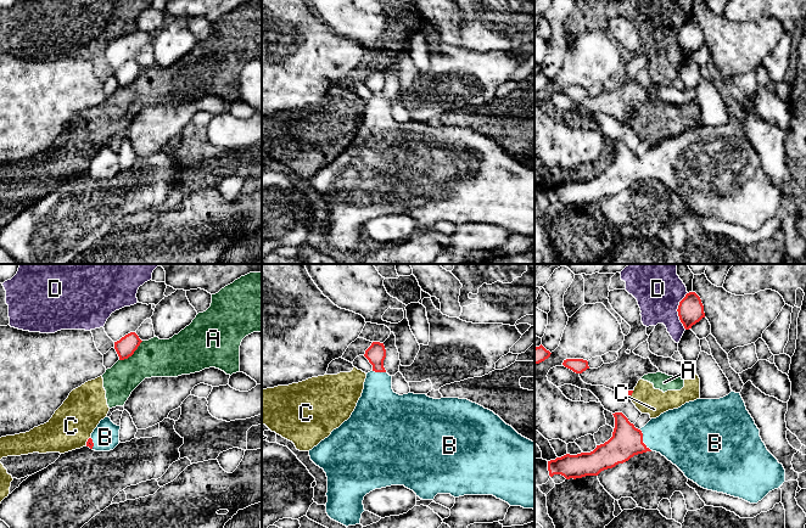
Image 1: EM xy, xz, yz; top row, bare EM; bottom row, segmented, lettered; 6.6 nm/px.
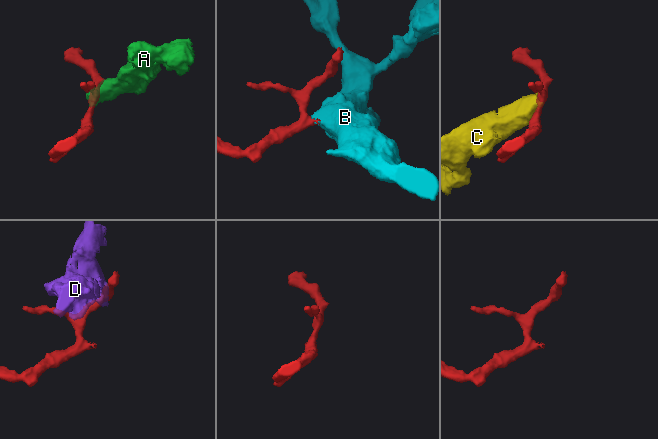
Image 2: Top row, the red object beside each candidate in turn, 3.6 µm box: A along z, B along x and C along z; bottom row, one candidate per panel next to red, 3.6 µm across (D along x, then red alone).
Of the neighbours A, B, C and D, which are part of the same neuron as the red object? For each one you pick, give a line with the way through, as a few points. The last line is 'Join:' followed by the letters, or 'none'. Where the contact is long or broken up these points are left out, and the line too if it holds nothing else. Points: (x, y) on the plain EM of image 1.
B: across yz (627, 168), (642, 168), (658, 162), (678, 162)
Join: B

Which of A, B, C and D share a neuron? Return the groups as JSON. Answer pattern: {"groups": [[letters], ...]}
{"groups": [["A", "C"], ["B"], ["D"]]}

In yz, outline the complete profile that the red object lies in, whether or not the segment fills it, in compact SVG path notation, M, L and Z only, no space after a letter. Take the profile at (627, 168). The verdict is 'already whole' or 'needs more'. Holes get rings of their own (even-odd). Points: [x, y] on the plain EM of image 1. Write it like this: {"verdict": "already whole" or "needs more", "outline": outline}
{"verdict": "needs more", "outline": "M731 119L720 127L696 127L678 136L668 137L651 146L640 157L622 140L612 141L612 164L597 173L590 180L566 181L548 189L549 203L561 202L566 207L598 203L631 185L647 179L656 179L676 192L684 203L699 214L757 231L769 219L785 209L785 197L767 178L760 157L746 137L740 120Z"}

